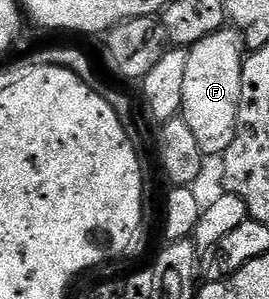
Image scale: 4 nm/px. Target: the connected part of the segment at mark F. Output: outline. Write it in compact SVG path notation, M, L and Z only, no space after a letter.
M232 28L216 30L211 36L188 47L180 117L184 118L187 128L191 128L204 155L224 155L225 150L231 148L231 140L235 140L243 84L243 53L240 49L239 35Z

